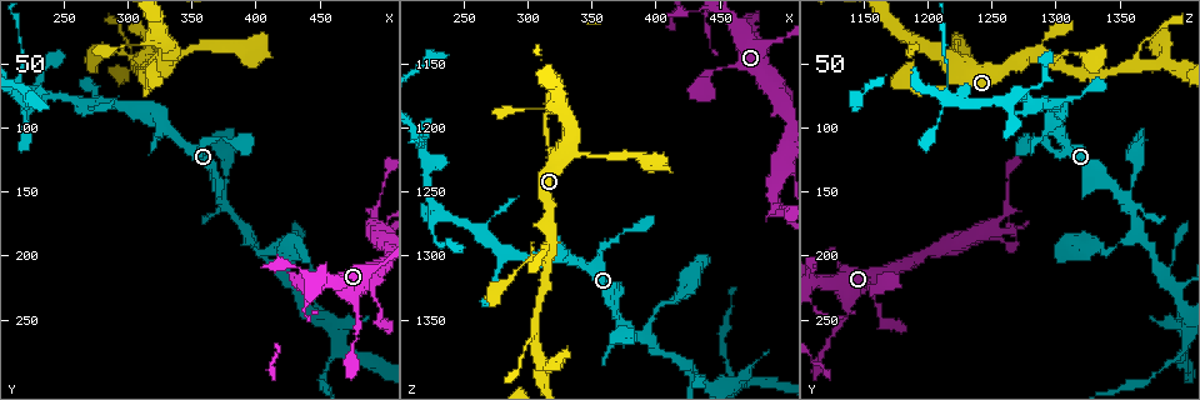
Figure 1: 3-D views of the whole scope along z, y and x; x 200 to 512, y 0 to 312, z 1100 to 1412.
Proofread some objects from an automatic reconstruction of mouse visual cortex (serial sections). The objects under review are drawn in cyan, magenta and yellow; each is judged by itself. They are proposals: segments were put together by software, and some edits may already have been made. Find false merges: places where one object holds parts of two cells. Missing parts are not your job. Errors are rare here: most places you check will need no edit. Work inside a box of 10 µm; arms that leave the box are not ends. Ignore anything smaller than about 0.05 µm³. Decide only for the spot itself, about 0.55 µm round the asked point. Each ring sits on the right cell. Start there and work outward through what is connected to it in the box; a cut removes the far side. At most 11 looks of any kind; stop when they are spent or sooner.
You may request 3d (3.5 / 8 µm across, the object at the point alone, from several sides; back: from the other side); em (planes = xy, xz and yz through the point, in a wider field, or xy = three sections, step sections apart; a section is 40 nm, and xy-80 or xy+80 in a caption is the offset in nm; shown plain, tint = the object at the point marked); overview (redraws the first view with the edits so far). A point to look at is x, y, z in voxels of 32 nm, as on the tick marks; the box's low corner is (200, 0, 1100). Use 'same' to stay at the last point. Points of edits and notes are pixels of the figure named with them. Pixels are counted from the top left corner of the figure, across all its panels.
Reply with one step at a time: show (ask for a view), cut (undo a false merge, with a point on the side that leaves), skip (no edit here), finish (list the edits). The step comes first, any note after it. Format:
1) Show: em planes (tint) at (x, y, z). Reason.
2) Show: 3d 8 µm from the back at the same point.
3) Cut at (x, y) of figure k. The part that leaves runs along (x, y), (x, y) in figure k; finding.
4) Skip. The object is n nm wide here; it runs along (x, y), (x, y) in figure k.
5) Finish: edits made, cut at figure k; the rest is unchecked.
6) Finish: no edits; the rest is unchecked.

Show: 3d 8 µm at (282, 82, 1300). Branch point.

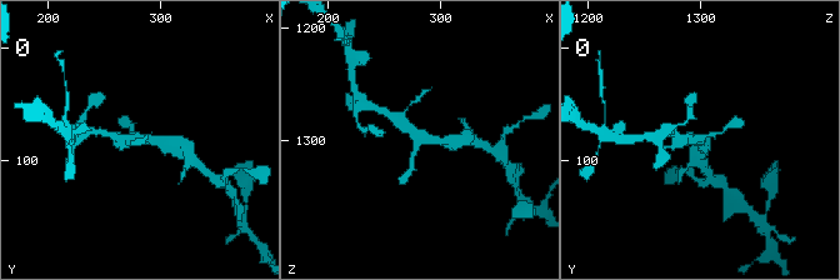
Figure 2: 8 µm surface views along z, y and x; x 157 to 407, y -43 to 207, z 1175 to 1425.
Show: 3d 3.5 µm at the same point. Closer look.

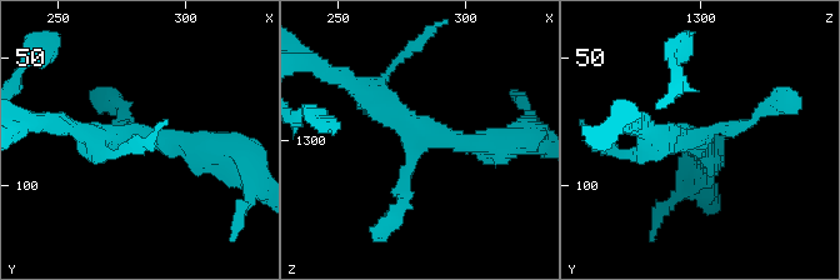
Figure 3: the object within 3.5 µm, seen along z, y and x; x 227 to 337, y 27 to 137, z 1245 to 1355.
Skip. It runs along (508, 144), (426, 135), (354, 86) in figure 3; one cell here.

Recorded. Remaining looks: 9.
Show: 3d 8 µm from the back at (370, 156, 1352). Three arms meet.

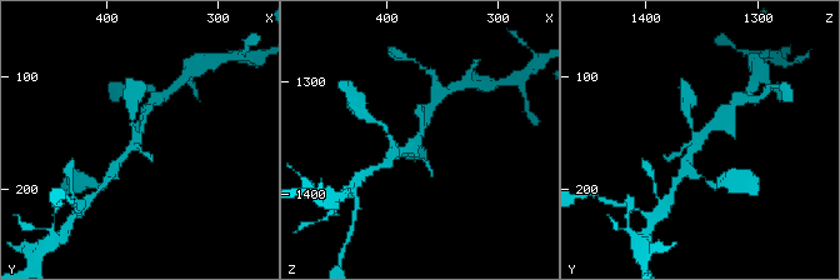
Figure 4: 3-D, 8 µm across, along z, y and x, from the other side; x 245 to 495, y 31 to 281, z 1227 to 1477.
Show: em xy step 1 (tint) at the same point. Need the tissue.

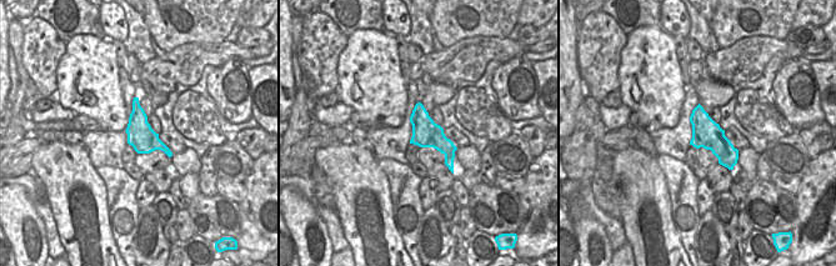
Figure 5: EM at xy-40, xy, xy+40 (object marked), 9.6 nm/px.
Skip. It runs along (724, 111), (696, 140), (688, 165) in figure 4; continuous, no second cell.

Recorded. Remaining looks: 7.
Show: 3d 8 µm at (462, 278, 1392).

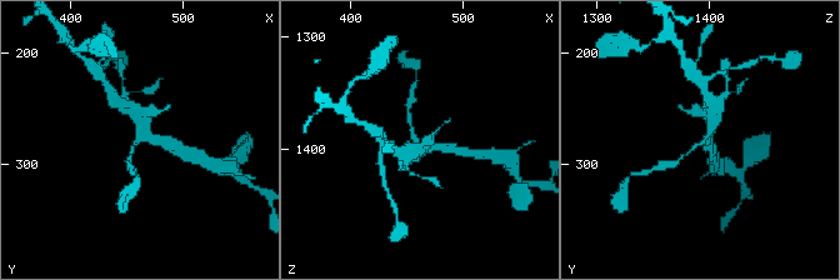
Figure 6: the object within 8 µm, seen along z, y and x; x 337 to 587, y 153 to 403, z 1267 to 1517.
Show: em planes (tint) at the same point. Need the tissue.

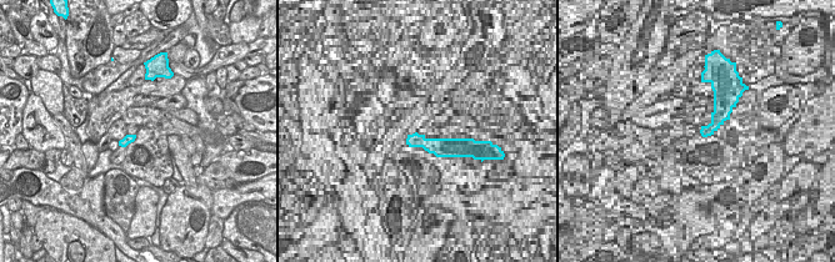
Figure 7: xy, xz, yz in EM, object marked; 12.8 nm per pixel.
Skip. The object is 120 nm wide here; it runs along (714, 113), (705, 140), (675, 164) in figure 6; one cell here.

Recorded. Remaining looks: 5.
Finish: no edits; the rest is unchecked.

